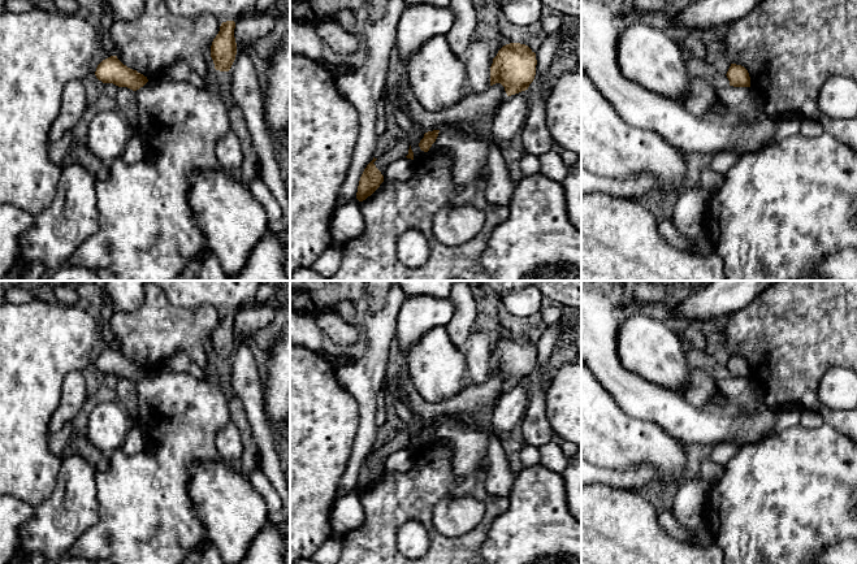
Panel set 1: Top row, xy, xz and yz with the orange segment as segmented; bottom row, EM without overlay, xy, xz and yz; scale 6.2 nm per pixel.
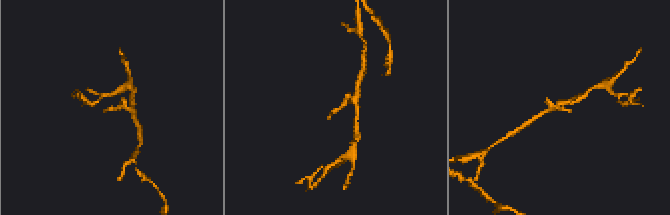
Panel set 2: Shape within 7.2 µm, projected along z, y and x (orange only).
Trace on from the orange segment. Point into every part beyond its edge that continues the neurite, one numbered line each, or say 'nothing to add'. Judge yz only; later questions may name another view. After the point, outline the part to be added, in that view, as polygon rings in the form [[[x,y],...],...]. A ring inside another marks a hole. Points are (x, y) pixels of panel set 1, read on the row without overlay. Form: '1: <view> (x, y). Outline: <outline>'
nothing to add

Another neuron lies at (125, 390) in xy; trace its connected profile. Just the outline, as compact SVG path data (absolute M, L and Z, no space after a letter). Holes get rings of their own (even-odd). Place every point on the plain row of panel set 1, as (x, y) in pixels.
M118 378L116 386L116 399L125 408L129 418L135 422L139 415L139 402L137 398L137 385L127 378Z

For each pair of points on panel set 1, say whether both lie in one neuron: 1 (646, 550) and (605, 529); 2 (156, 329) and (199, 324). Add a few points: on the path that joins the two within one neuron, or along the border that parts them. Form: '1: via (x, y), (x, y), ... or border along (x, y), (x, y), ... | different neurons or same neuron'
1: via (636, 550), (626, 550), (615, 539) | same neuron
2: via (167, 329), (189, 329) | same neuron

